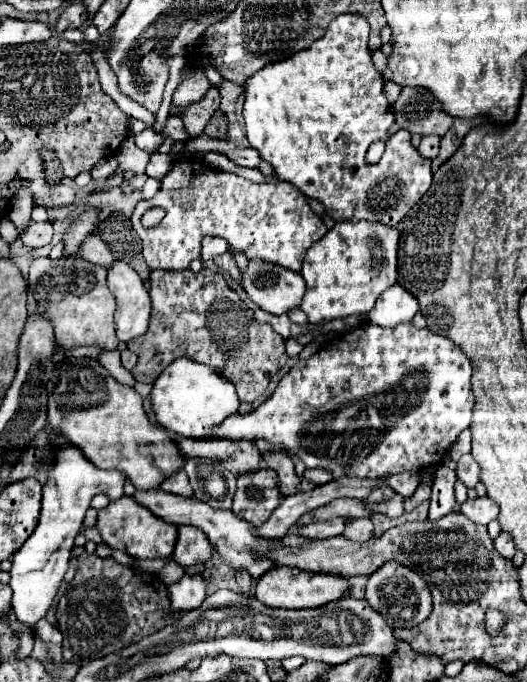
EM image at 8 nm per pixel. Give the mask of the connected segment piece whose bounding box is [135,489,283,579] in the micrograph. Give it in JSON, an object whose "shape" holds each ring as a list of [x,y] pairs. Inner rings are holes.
{"shape":[[[153,489],[153,491],[137,491],[135,499],[145,505],[147,509],[151,509],[153,513],[157,513],[157,517],[175,523],[175,525],[195,525],[199,529],[203,529],[211,541],[211,545],[215,547],[215,551],[223,557],[223,561],[227,561],[235,571],[247,571],[253,579],[259,579],[263,573],[267,573],[269,569],[273,569],[277,563],[273,563],[273,559],[269,557],[269,553],[277,547],[283,547],[281,539],[263,539],[257,537],[253,531],[255,527],[249,525],[247,521],[241,521],[239,517],[233,517],[231,511],[227,509],[213,509],[207,503],[195,499],[195,497],[181,497],[181,495],[173,495],[173,493],[165,493],[161,489]]]}

